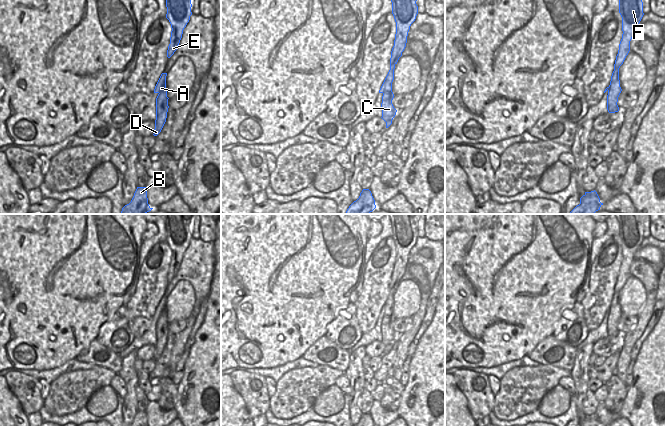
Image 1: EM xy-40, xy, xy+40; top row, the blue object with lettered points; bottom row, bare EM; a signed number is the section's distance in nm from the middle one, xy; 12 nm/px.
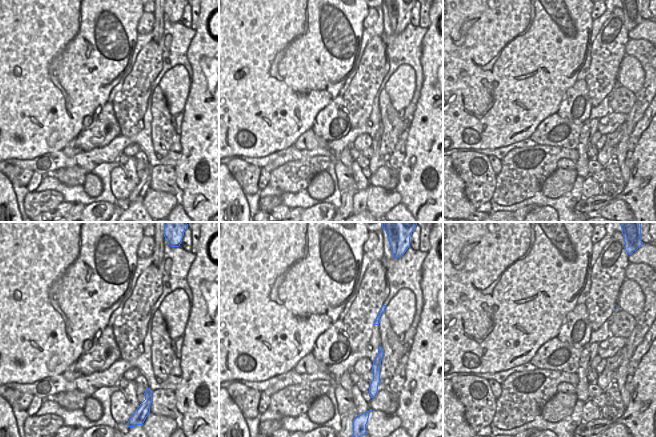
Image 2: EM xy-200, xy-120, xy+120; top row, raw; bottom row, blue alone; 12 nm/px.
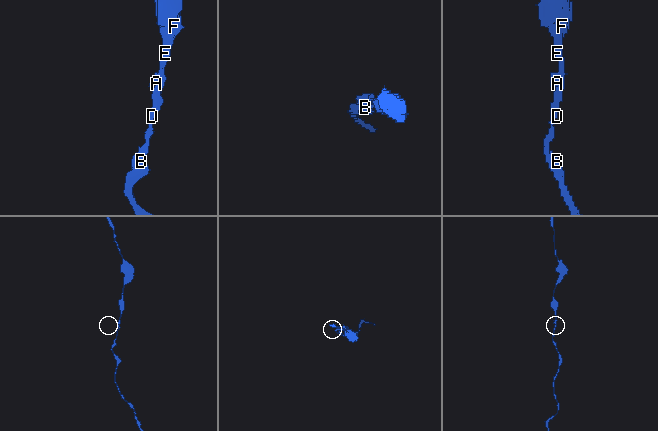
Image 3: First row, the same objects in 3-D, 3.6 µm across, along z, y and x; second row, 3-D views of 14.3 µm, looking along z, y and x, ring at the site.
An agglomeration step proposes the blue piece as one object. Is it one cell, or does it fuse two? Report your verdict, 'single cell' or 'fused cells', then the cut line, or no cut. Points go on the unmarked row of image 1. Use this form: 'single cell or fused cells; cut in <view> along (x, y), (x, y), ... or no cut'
single cell; no cut

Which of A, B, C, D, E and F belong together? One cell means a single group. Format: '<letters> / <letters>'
A B C D E F

